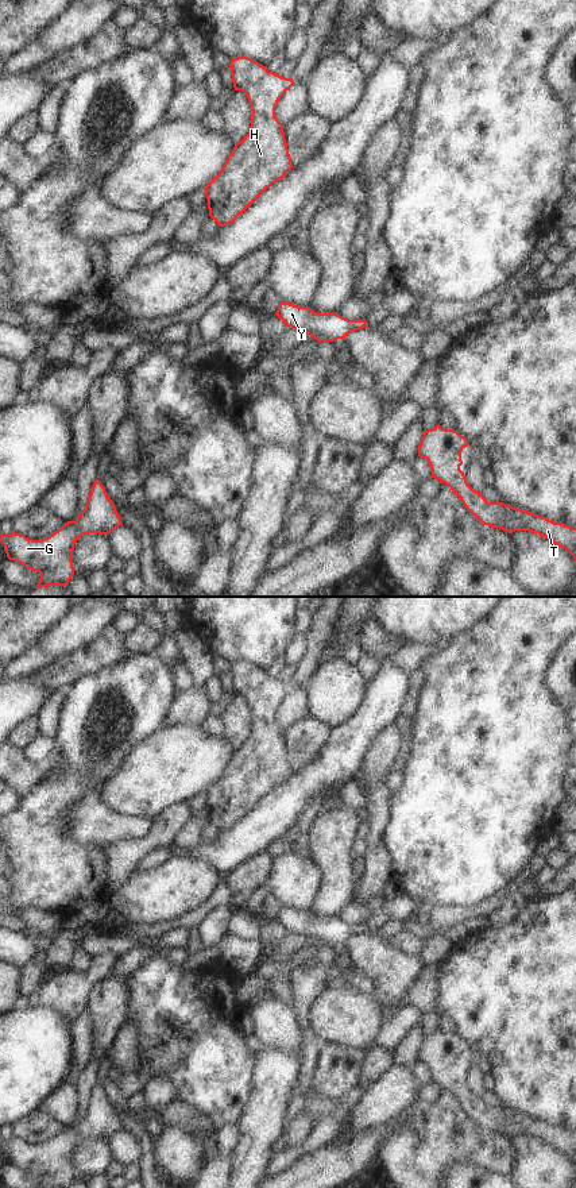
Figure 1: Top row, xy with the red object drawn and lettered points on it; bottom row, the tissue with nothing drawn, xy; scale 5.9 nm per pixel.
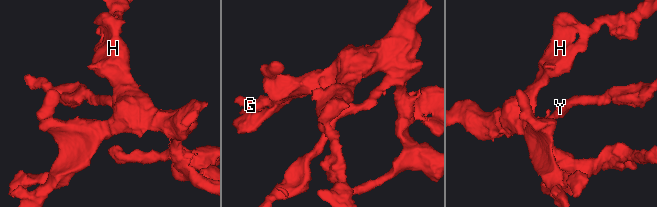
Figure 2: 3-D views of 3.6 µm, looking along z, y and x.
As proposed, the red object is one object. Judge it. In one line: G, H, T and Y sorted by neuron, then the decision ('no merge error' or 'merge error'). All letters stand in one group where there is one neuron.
G H T Y | no merge error

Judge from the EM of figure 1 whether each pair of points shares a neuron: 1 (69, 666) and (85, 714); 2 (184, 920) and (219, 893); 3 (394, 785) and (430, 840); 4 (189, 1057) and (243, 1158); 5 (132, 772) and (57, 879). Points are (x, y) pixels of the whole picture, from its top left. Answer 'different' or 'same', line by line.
1: different
2: same
3: different
4: different
5: different

